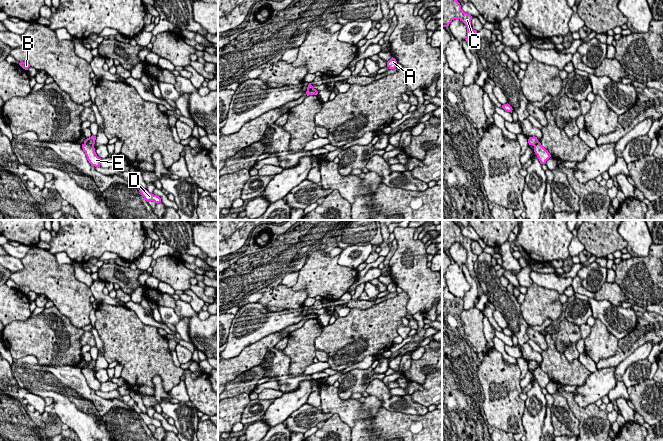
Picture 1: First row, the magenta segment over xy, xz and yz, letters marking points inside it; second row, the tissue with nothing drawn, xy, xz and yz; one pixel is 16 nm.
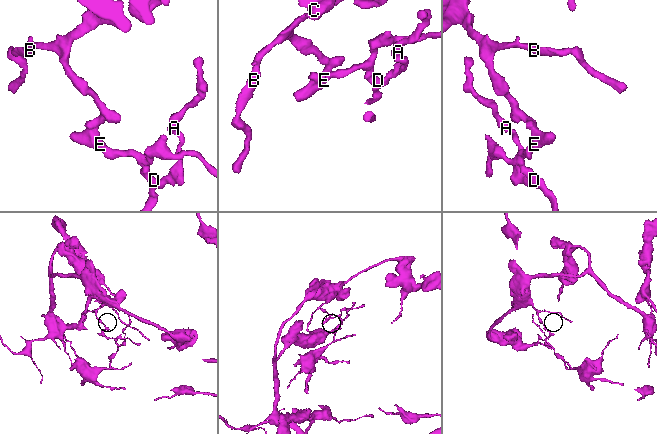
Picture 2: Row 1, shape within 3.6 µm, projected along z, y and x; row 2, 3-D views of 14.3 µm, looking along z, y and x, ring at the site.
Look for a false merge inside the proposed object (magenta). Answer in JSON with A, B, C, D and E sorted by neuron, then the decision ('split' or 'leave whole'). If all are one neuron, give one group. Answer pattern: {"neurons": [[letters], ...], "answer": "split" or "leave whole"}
{"neurons": [["A", "D", "E"], ["B", "C"]], "answer": "split"}

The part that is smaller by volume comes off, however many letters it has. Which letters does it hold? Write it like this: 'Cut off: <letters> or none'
Cut off: A, D, E

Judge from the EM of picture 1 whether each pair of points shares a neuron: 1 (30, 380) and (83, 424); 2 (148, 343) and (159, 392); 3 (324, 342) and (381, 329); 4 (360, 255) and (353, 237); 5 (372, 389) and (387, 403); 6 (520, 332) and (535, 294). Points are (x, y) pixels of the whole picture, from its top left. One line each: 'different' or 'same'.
1: same
2: different
3: same
4: different
5: same
6: different

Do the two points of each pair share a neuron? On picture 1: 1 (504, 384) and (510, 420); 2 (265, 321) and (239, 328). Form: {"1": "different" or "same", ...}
{"1": "same", "2": "same"}

